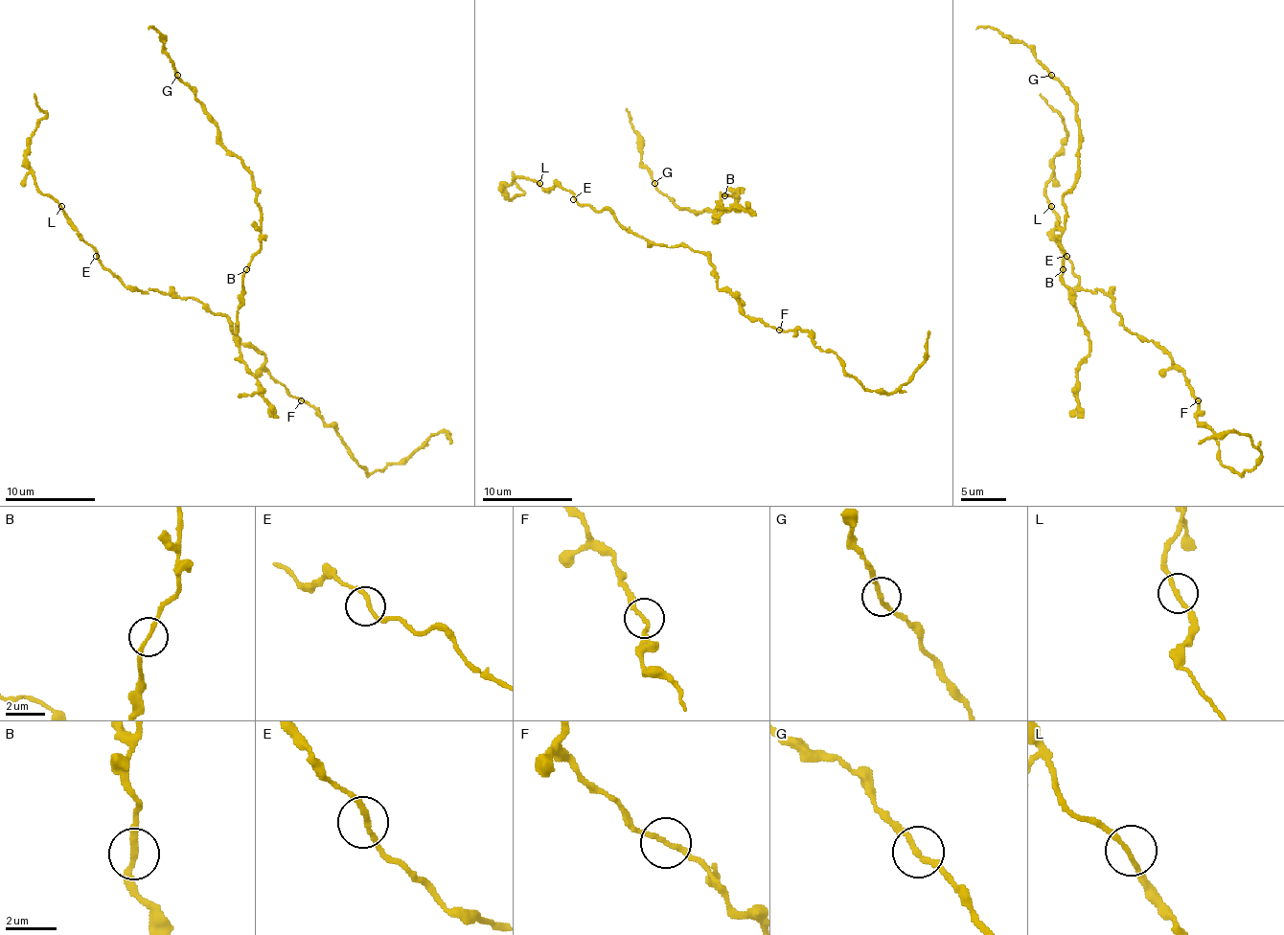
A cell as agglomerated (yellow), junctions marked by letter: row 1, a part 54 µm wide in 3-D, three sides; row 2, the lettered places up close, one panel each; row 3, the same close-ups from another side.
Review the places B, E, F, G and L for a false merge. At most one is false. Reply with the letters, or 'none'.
none

